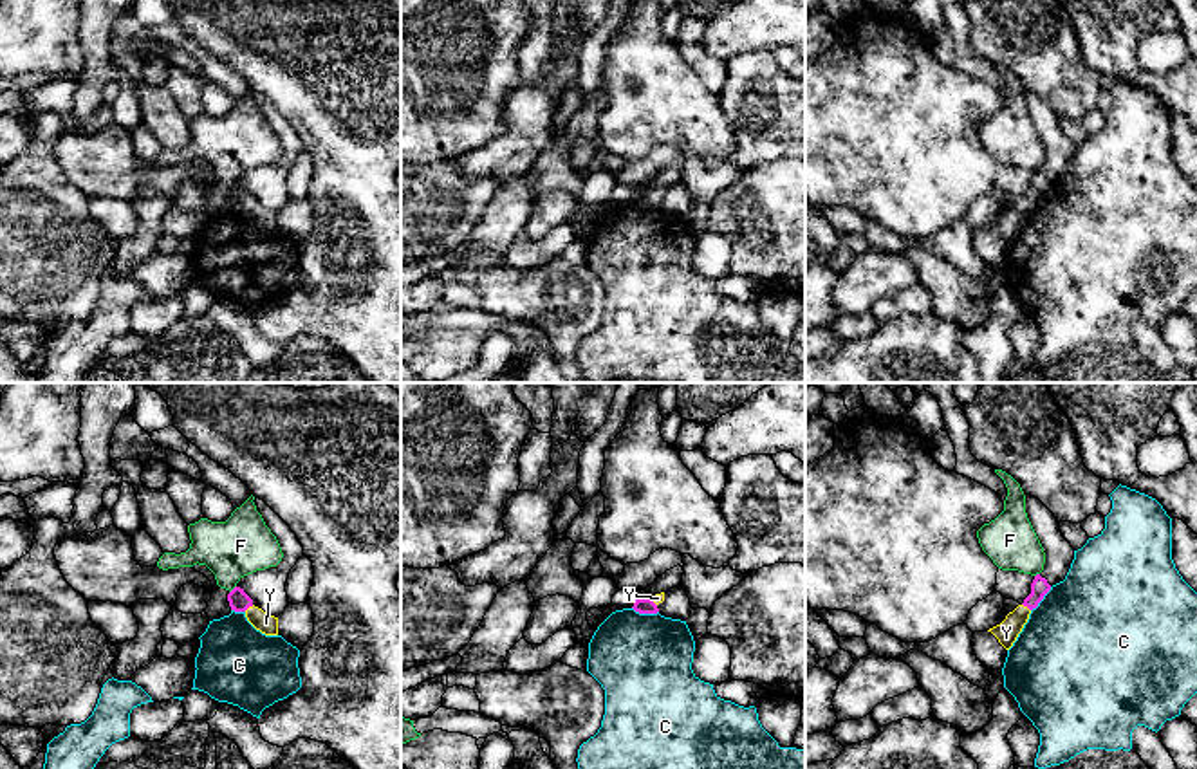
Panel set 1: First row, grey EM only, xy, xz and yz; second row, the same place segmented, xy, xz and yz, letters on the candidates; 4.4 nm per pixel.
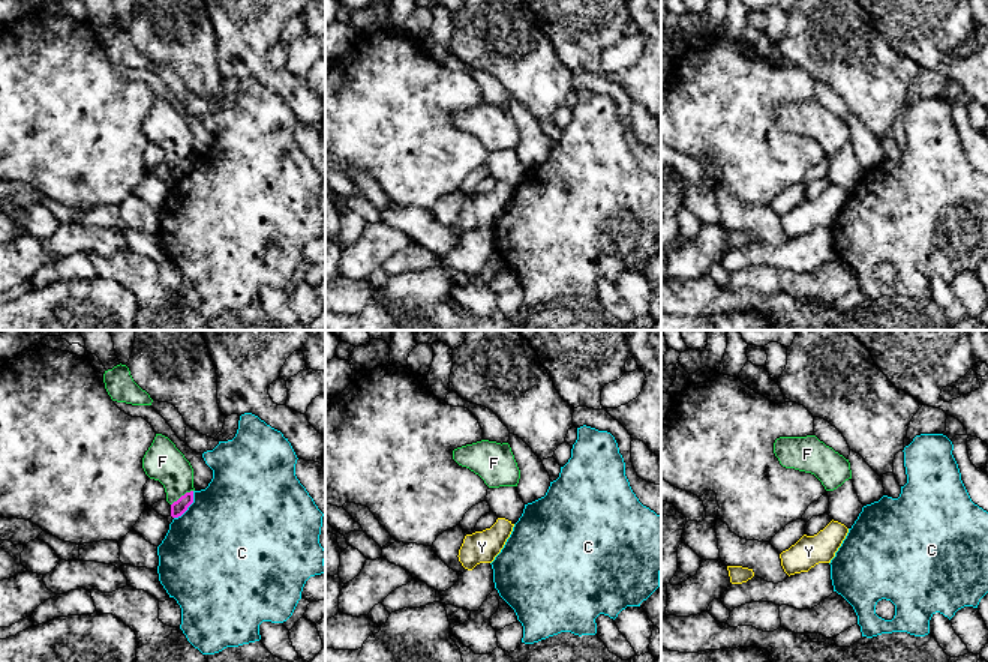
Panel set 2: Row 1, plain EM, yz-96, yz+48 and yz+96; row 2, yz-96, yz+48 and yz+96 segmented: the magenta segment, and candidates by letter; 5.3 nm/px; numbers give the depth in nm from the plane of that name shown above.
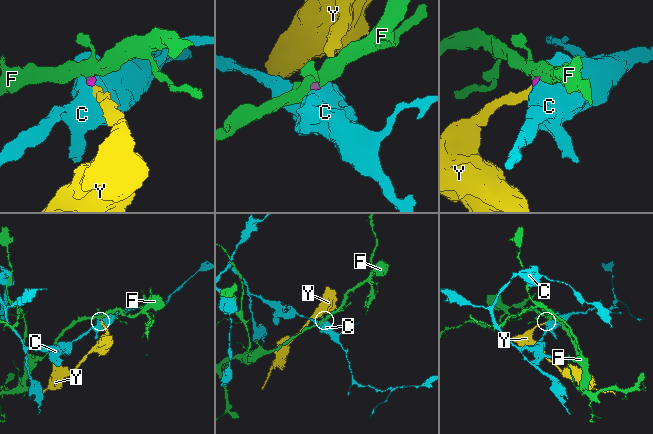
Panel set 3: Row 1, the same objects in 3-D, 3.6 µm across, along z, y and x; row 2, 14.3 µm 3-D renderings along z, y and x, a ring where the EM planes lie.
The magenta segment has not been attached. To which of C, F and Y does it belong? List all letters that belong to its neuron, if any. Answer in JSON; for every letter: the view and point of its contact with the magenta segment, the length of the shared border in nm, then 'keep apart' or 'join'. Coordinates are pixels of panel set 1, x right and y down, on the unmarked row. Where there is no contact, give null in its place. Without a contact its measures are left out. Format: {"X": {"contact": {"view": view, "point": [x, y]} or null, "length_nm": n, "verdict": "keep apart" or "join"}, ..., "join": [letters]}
{"C": {"contact": {"view": "xz", "point": [645, 208]}, "length_nm": 120, "verdict": "keep apart"}, "F": {"contact": {"view": "xy", "point": [233, 185]}, "length_nm": 50, "verdict": "keep apart"}, "Y": {"contact": {"view": "xy", "point": [248, 203]}, "length_nm": 50, "verdict": "join"}, "join": ["Y"]}

